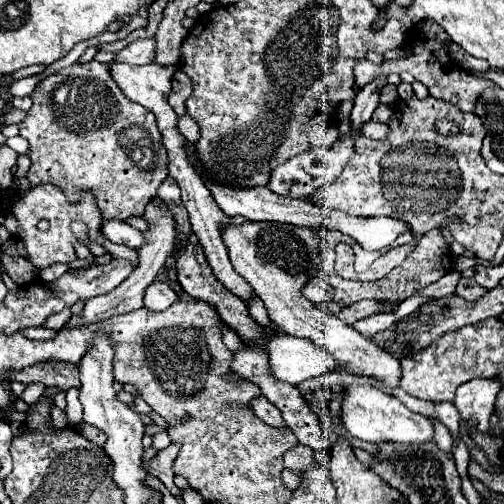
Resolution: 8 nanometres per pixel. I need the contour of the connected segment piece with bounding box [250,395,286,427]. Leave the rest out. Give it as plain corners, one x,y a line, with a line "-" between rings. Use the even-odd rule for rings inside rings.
264,395
256,397
256,401
250,403
250,409
252,409
254,415
258,415
258,419
262,419
268,425
274,425
274,427
284,427
286,425
280,411

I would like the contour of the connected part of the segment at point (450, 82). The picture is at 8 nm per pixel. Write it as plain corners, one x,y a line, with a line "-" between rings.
428,19
428,21
422,21
418,25
418,29
420,29
418,45
412,45
412,53
408,53
400,61
386,61
382,65
374,65
368,59
356,61
356,65
354,65
354,85
356,87
364,87
368,81
372,81
380,73
390,75
390,73
404,73
404,71
408,71
410,75
414,75
416,81
426,85
426,89
428,89
428,93
432,97
448,101
448,103
460,107
462,111
472,113
474,111
474,103
476,103
478,95
488,87
488,81
472,77
470,73
466,73
460,67
456,67
456,63
450,63
452,59
448,57
448,51
446,51
446,43
448,43
450,37
440,29
438,23

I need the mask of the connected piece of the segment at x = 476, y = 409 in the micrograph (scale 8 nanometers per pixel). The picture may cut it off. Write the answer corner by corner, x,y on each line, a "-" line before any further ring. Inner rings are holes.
472,379
456,389
454,407
460,413
460,435
466,435
470,429
486,433
490,429
490,417
494,413
494,399
500,391
498,381

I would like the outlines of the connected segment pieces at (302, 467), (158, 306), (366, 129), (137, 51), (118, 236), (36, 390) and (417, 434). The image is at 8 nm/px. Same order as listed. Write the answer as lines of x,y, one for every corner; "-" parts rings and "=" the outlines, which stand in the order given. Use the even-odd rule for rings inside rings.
296,445
296,447
288,449
284,455
284,465
288,469
296,471
298,475
302,475
312,465
312,449
308,449
304,445
=
162,281
150,283
144,291
144,307
150,311
164,311
174,301
178,301
178,295
168,283
162,283
=
372,119
368,123
364,123
364,127
360,127
360,129
366,137
372,137
372,139
382,139
384,133
388,133
388,131
384,131
384,123
376,123
=
154,39
134,41
134,43
126,45
126,47
116,55
116,61
118,61
118,63
132,63
132,65
152,63
152,61
154,61
154,47
156,47
156,41
154,41
=
116,219
114,221
104,221
102,223
102,233
108,241
118,243
118,245
126,245
130,249
140,249
146,243
144,235
138,229
130,227
124,221
116,221
=
32,383
32,385
26,387
26,391
20,395
20,399
22,399
24,403
28,403
28,405
34,405
34,403
40,399
42,391
44,391
44,385
40,385
40,383
=
344,385
342,387
342,423
352,437
368,443
380,441
400,441
400,443
424,443
432,441
432,425
424,415
412,413
398,399
382,393
380,389
368,385

